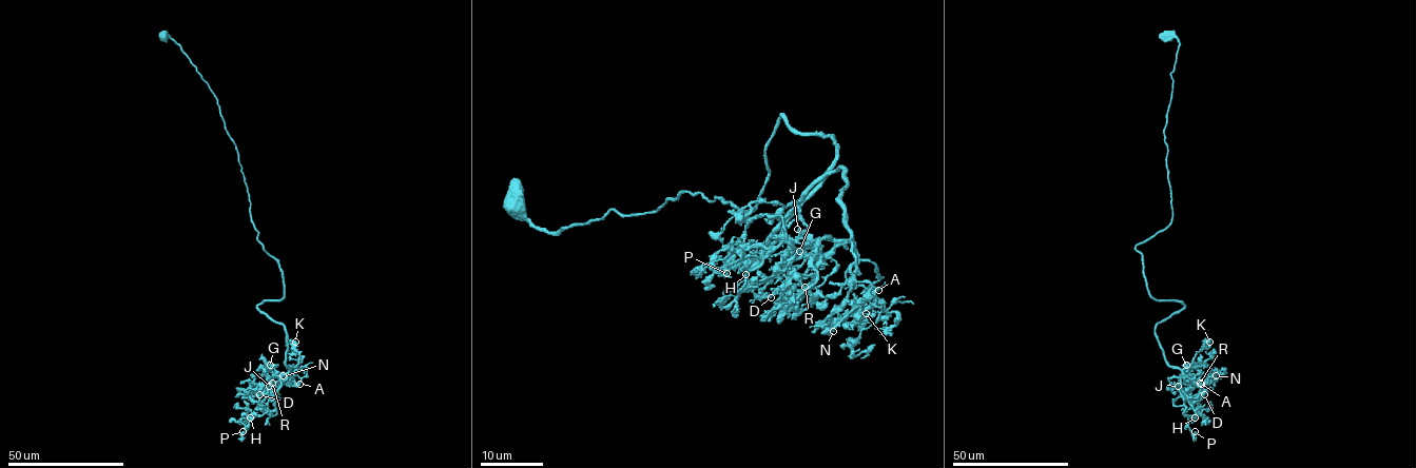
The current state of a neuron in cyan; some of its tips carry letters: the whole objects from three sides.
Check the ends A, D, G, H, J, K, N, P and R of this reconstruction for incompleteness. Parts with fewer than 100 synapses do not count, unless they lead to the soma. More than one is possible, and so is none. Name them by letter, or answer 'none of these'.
none of these

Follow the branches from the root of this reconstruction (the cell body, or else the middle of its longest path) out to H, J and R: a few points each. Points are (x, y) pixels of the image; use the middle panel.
H: (518, 202), (748, 213), (781, 115), (836, 158), (764, 245), (838, 168), (851, 237), (745, 274)
J: (518, 202), (748, 213), (781, 115), (836, 158), (765, 247), (846, 177), (851, 237), (797, 229)
R: (518, 202), (550, 232), (681, 192), (748, 213), (781, 115), (836, 158), (765, 247), (846, 177), (805, 287)

